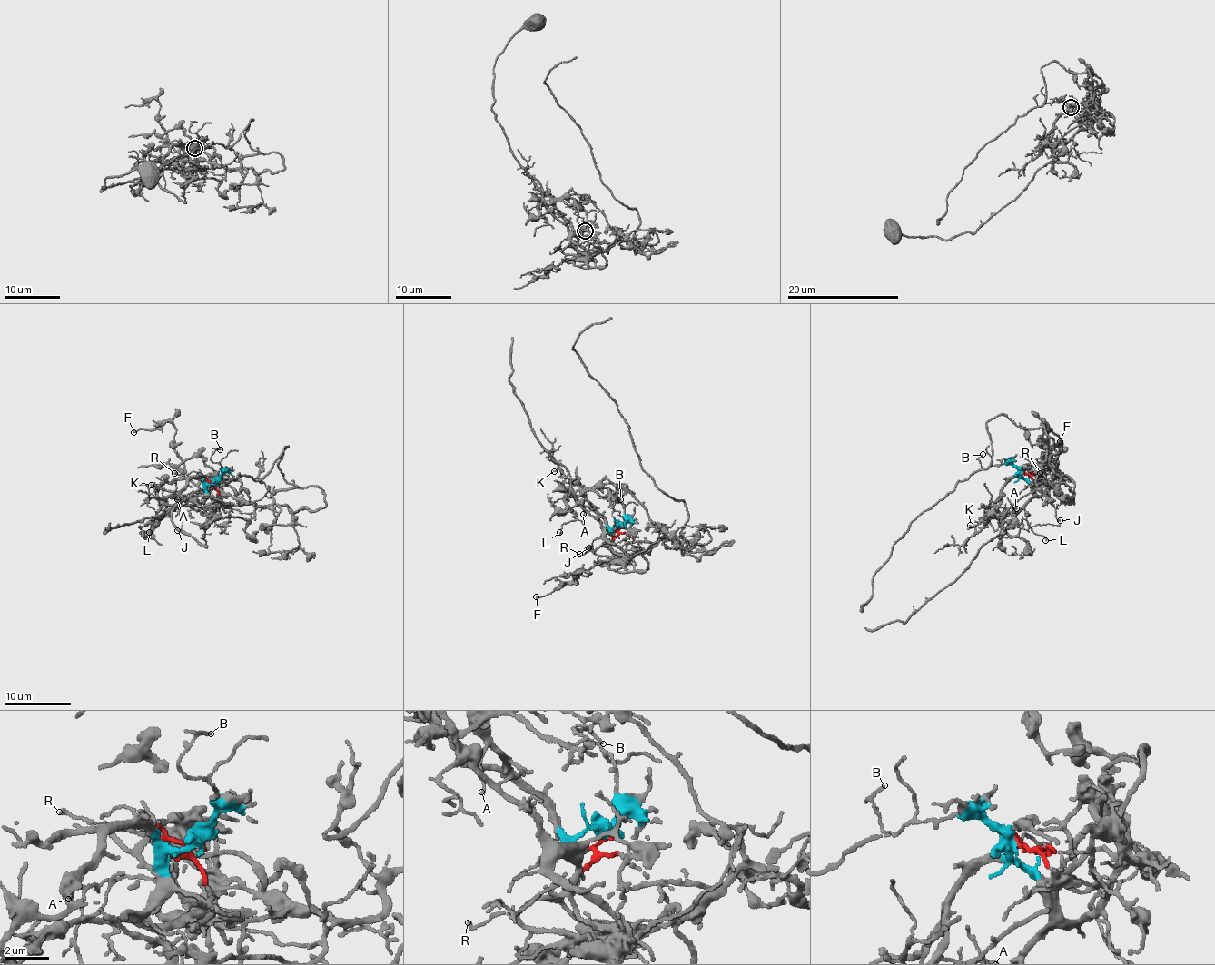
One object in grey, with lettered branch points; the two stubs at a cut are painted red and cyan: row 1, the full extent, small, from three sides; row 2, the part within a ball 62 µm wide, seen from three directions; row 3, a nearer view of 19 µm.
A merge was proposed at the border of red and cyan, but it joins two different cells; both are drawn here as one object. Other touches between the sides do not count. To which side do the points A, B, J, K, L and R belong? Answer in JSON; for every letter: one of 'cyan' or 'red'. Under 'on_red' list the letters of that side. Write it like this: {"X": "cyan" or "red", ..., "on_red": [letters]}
{"A": "cyan", "B": "cyan", "J": "cyan", "K": "cyan", "L": "cyan", "R": "cyan", "on_red": []}

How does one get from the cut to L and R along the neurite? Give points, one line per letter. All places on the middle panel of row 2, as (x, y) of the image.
L: (622, 527), (605, 528), (594, 516), (575, 506), (571, 510), (576, 520), (561, 525), (560, 532)
R: (622, 527), (614, 526), (608, 544), (578, 553)

